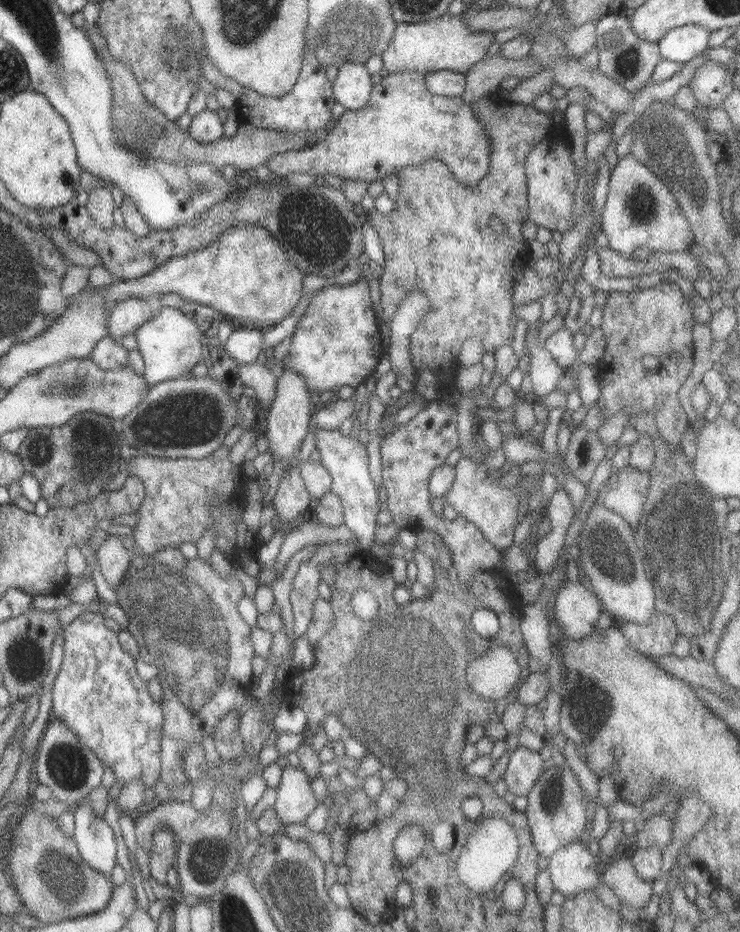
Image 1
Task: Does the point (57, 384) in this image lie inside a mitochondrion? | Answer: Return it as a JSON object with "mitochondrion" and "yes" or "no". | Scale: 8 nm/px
{"mitochondrion":"yes"}

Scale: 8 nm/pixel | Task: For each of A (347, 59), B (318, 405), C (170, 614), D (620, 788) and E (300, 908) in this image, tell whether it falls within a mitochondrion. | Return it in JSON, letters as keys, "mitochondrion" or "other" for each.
{"A":"other","B":"other","C":"mitochondrion","D":"other","E":"mitochondrion"}

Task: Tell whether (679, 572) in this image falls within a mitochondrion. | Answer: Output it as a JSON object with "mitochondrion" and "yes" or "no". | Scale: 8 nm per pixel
{"mitochondrion":"yes"}

